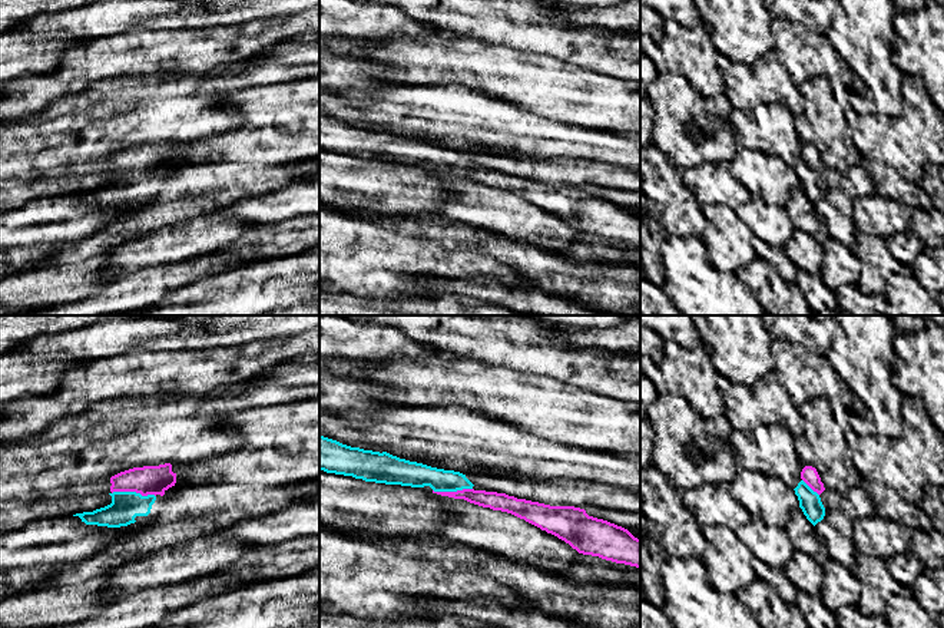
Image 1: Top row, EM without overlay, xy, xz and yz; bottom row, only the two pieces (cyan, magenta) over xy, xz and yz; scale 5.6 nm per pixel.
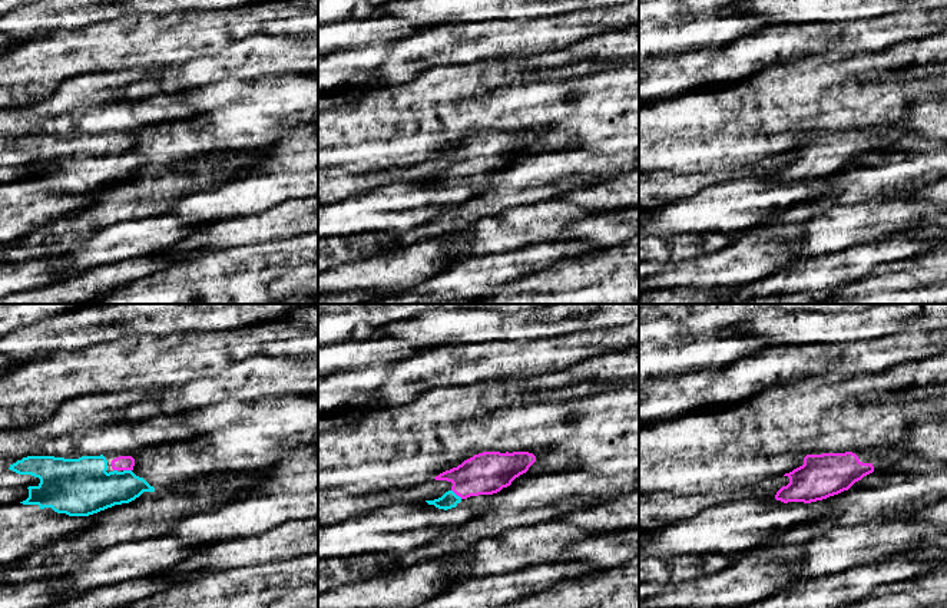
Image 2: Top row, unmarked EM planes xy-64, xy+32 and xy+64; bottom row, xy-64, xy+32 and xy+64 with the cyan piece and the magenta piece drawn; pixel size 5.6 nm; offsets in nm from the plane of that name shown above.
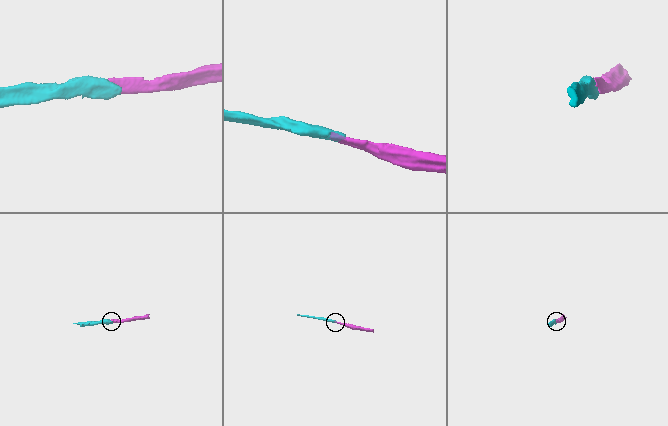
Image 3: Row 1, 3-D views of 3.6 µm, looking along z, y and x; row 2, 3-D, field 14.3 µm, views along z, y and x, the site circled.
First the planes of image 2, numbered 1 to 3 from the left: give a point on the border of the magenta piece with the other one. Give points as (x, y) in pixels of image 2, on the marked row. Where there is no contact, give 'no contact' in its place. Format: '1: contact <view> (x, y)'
1: contact xy-64 (128, 471)
2: contact xy+32 (456, 495)
3: no contact

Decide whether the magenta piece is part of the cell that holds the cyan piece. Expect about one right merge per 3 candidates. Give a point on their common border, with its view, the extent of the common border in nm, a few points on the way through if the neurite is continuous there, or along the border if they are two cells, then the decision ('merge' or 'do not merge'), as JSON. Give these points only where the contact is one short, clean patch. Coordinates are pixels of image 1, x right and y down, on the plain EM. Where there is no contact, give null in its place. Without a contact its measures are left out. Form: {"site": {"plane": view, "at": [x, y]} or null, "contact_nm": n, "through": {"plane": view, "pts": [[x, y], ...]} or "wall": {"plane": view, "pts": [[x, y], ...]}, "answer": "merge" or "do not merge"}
{"site": {"plane": "xy", "at": [133, 171]}, "contact_nm": 240, "through": {"plane": "xy", "pts": [[125, 185], [133, 171], [146, 159]]}, "answer": "merge"}

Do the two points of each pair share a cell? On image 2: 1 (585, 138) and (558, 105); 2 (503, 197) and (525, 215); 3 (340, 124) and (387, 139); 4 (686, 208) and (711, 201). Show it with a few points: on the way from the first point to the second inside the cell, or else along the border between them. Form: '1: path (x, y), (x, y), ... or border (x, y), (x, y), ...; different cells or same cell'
1: border (568, 82), (573, 111), (536, 128); different cells
2: border (542, 201), (510, 205), (500, 212), (482, 218); different cells
3: path (351, 134), (376, 134); same cell
4: path (692, 208), (705, 207); same cell

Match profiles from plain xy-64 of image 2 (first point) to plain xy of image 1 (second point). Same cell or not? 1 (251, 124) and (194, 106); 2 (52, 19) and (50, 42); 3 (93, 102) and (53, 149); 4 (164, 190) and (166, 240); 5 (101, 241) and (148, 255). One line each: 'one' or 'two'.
1: two
2: two
3: one
4: two
5: one

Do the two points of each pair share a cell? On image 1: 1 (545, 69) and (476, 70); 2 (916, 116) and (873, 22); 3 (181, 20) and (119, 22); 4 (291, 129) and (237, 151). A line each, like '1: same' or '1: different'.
1: same
2: different
3: same
4: same

